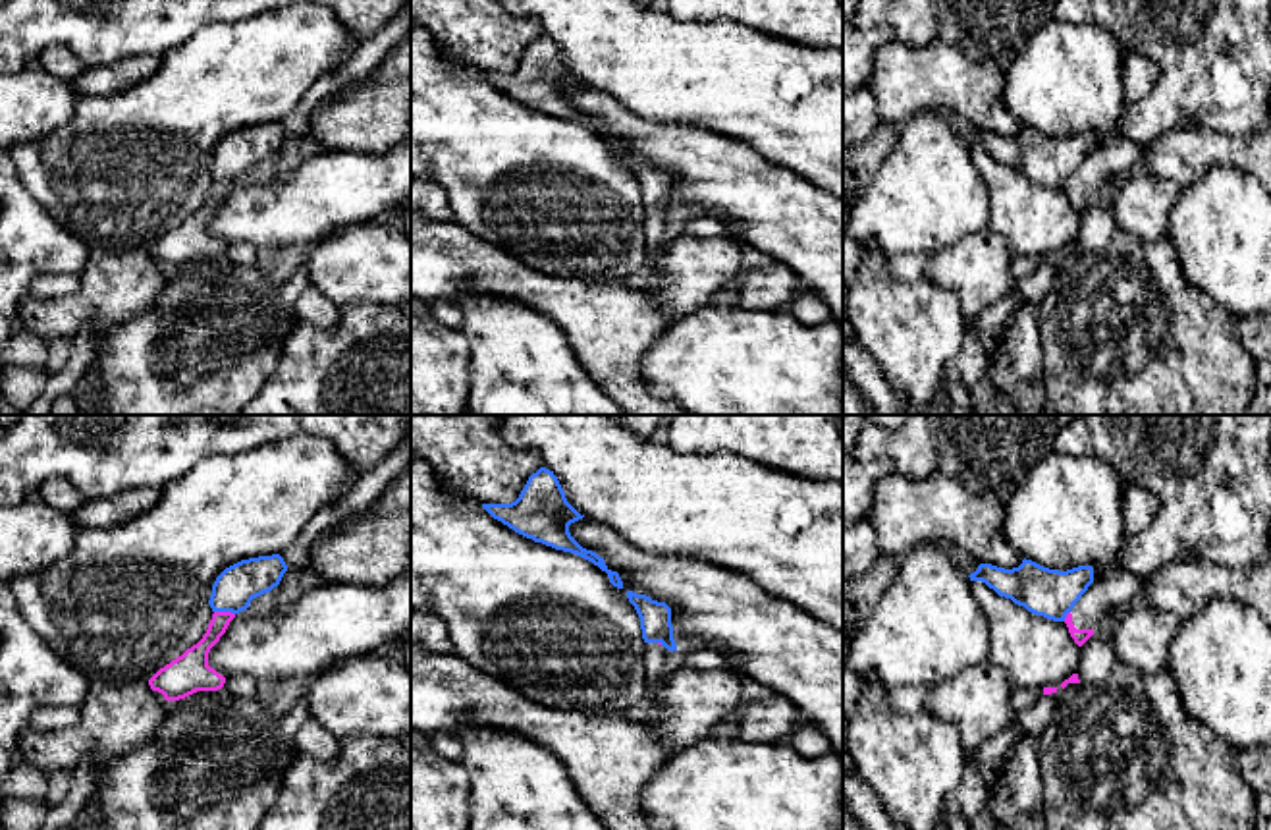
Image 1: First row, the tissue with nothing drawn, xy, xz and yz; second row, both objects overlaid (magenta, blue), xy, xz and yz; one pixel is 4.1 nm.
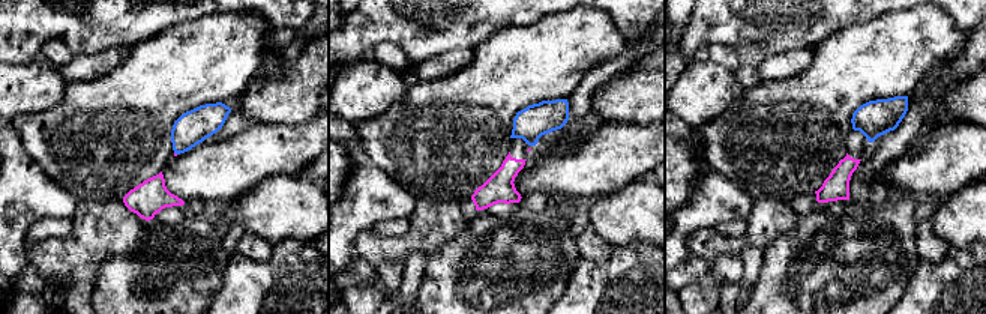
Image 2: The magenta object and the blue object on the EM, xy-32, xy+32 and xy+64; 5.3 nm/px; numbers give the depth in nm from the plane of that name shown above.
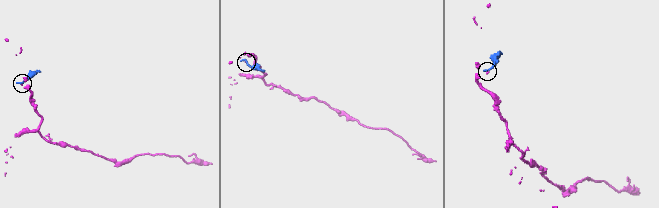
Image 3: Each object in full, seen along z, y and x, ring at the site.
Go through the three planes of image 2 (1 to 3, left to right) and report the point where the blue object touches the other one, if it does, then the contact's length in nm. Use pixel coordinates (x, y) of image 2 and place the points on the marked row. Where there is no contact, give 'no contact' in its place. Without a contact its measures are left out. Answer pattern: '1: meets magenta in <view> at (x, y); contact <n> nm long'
1: no contact
2: no contact
3: no contact

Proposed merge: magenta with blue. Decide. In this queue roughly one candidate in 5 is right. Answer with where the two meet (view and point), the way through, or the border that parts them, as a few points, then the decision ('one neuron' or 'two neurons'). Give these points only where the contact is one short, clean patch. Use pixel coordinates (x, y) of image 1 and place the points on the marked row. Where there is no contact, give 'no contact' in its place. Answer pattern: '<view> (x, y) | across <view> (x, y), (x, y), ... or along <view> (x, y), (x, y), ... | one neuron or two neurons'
xy (224, 612) | along xy (215, 610), (230, 610), (234, 614) | two neurons

